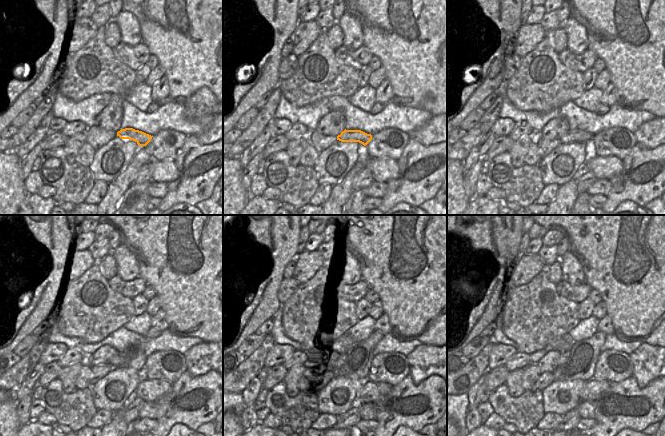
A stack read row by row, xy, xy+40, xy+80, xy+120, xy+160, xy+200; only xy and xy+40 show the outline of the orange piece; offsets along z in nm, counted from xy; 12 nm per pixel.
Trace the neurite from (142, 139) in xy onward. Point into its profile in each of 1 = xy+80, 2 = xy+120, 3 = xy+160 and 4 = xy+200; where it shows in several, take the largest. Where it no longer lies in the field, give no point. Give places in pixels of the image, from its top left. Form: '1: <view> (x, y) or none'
1: xy+80 (571, 136)
2: xy+120 (118, 361)
3: xy+160 (340, 359)
4: xy+200 (563, 358)

